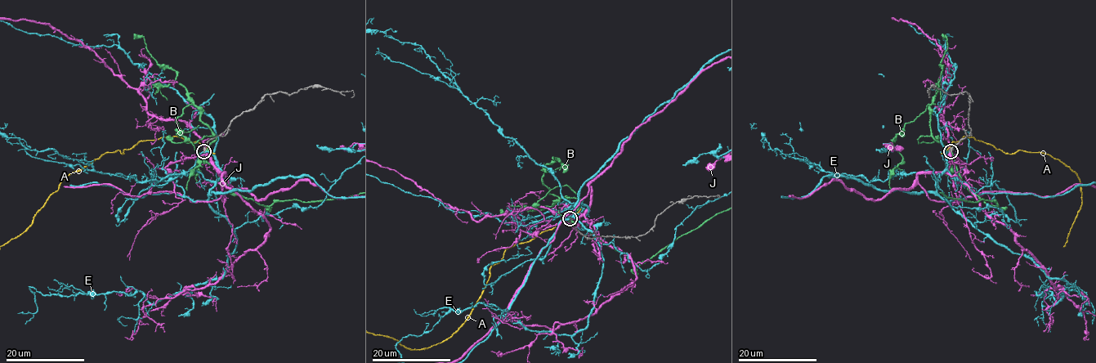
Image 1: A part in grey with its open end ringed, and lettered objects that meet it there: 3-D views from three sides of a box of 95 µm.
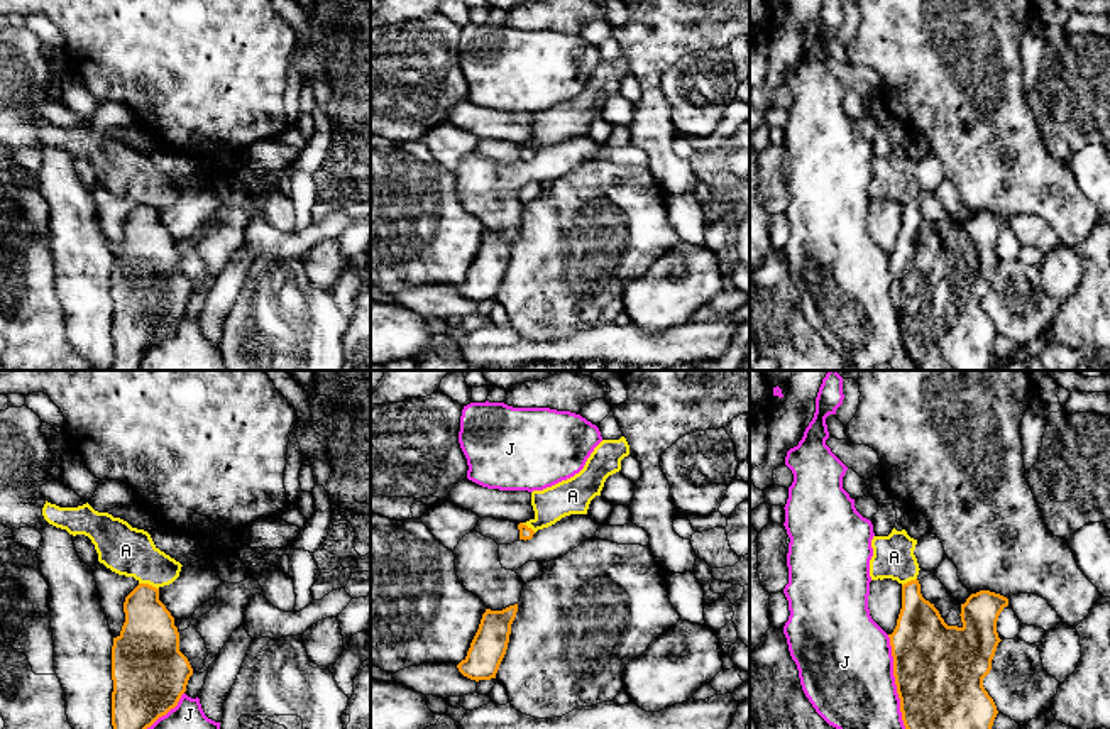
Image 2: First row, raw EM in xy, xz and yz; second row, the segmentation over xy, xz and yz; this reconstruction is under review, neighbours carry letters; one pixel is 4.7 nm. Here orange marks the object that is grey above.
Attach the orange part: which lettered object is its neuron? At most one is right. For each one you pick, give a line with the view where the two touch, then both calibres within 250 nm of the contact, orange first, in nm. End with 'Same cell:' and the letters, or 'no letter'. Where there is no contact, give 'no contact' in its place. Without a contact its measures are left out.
E: no contact
Same cell: E

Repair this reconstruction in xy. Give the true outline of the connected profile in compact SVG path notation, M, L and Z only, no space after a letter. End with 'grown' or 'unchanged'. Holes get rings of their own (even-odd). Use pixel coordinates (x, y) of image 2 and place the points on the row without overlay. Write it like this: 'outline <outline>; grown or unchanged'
outline M139 205L124 223L125 244L112 267L112 347L110 370L142 370L144 352L174 330L186 313L193 289L179 272L174 238L159 222L159 210Z; unchanged

